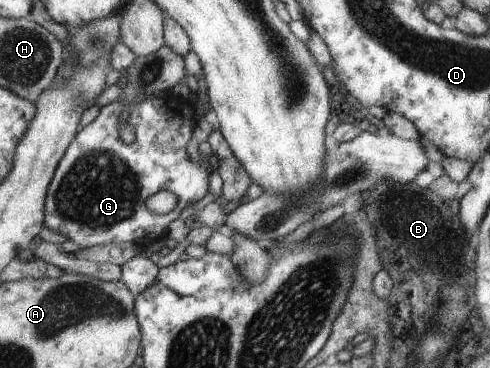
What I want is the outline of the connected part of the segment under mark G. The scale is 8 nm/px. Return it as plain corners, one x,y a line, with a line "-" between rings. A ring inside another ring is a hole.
161,94
131,105
128,109
130,115
125,119
135,131
135,140
130,145
120,137
122,110
120,103
112,102
100,108
94,121
80,128
66,153
60,158
47,189
43,224
66,235
68,240
74,241
81,248
164,238
167,236
168,225
179,217
182,209
200,201
209,191
208,179
213,172
206,156
201,155
202,163
195,163
186,152
186,146
198,122
196,110
188,99
-
162,190
172,191
177,202
172,211
159,216
148,211
144,202

